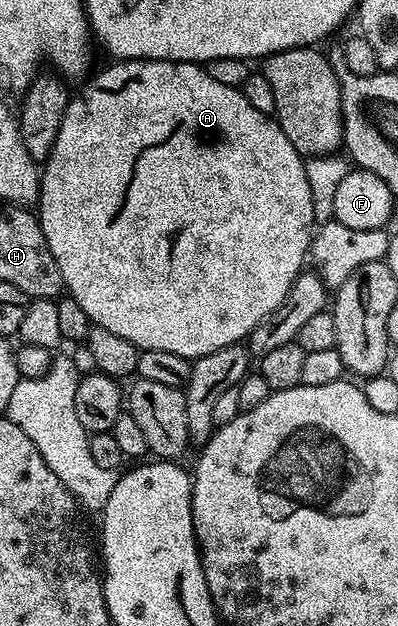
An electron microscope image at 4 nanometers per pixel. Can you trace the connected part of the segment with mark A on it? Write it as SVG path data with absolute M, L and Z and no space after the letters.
M117 61L109 64L113 65L107 66L102 73L95 74L96 72L94 72L84 82L86 85L82 87L81 94L70 100L66 113L63 115L62 126L59 127L58 138L55 139L49 157L43 162L43 172L40 174L39 206L41 205L41 209L39 208L39 220L41 230L47 239L47 247L51 247L51 255L55 255L55 263L59 263L59 271L63 275L63 283L65 284L65 293L73 297L75 303L79 303L79 307L83 307L83 311L87 311L93 325L103 327L107 331L115 331L115 335L127 339L136 345L138 350L171 351L171 355L196 359L203 355L211 355L211 351L219 351L228 345L244 342L264 317L271 315L271 311L275 311L284 303L291 283L295 283L295 279L303 272L304 265L301 264L304 261L306 264L307 254L311 249L311 234L315 229L311 183L307 183L307 171L305 170L306 158L302 157L299 151L295 151L295 147L291 147L291 139L287 139L287 135L283 135L277 120L263 111L255 111L255 107L251 107L251 103L247 103L241 89L226 87L224 83L218 83L215 79L211 79L208 68L202 67L200 64L192 61Z

